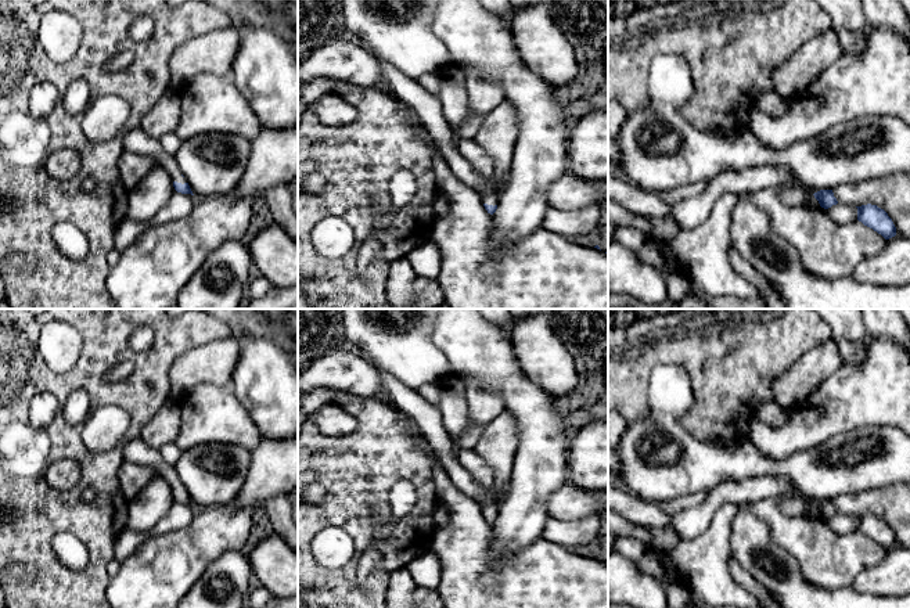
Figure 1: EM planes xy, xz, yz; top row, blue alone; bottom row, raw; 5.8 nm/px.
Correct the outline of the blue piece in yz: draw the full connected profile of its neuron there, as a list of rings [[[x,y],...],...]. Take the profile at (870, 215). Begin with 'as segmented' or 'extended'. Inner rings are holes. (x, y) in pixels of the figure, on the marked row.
as segmented; [[[862,205],[857,208],[857,220],[881,234],[885,240],[896,235],[896,227],[888,213],[877,205]]]

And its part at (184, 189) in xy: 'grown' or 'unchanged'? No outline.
grown

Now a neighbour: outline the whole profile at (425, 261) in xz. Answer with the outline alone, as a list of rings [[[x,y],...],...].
[[[431,240],[422,247],[407,253],[406,259],[417,276],[438,280],[442,265],[442,255],[438,245]]]

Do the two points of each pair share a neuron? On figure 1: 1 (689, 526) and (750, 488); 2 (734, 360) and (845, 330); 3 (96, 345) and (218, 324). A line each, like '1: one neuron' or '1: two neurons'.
1: one neuron
2: two neurons
3: one neuron

